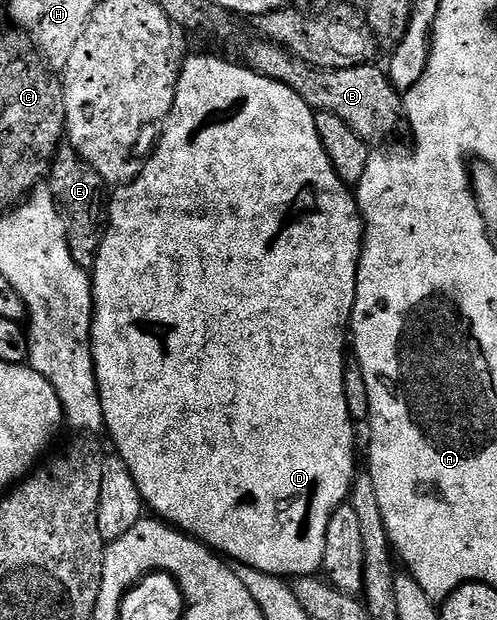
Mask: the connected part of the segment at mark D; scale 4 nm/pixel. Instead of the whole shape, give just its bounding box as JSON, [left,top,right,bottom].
[90,54,364,580]

